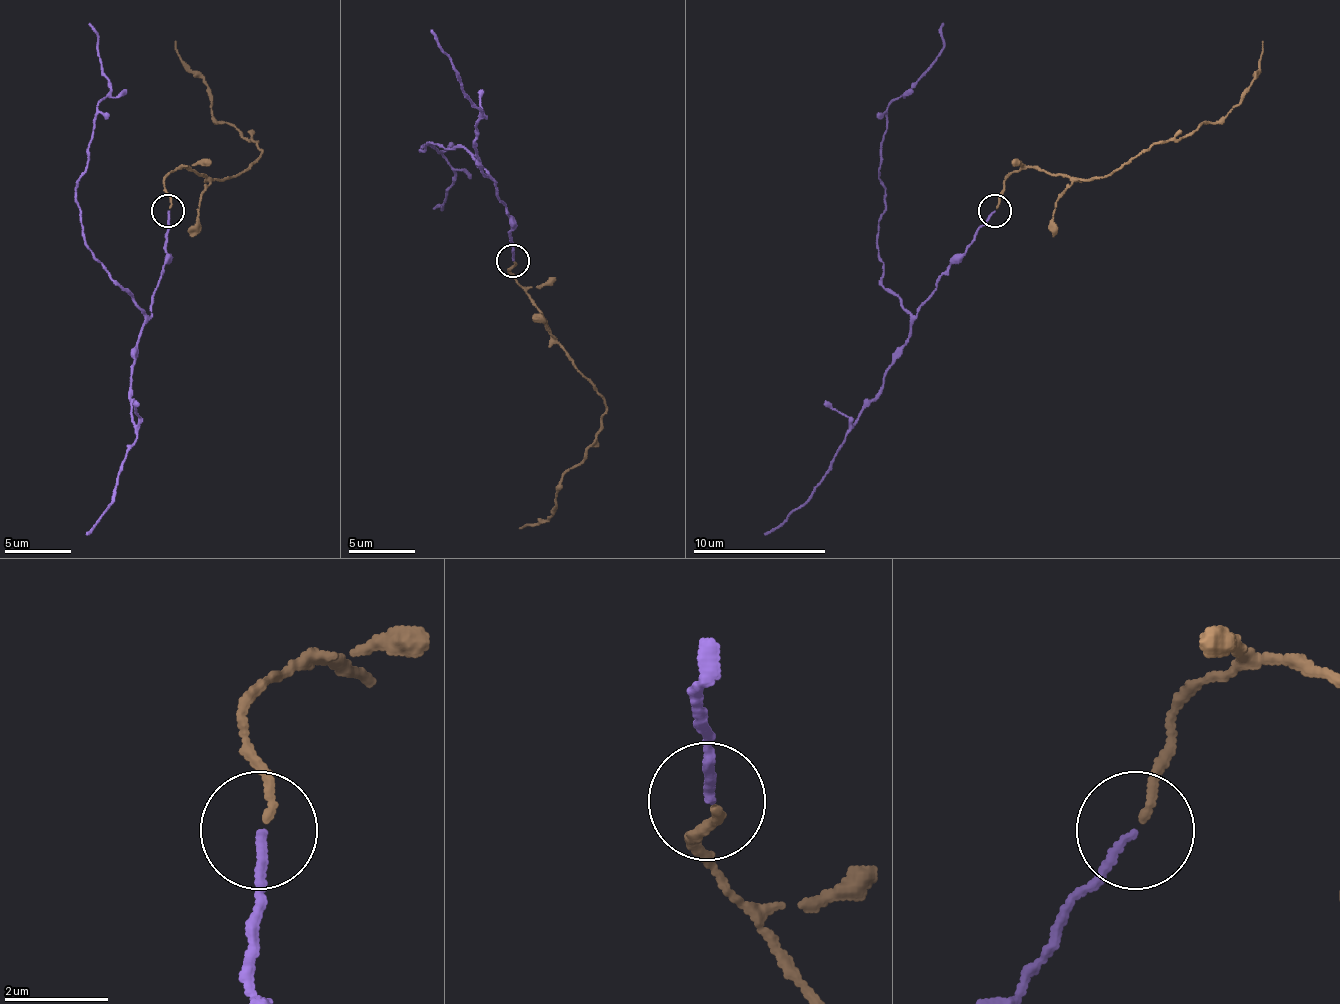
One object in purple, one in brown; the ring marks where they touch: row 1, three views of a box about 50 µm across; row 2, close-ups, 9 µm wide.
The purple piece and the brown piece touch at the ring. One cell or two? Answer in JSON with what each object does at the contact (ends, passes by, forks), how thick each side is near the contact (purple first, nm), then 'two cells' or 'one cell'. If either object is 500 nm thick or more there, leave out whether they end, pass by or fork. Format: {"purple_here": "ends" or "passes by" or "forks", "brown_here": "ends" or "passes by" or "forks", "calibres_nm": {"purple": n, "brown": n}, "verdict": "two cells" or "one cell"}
{"purple_here": "ends", "brown_here": "ends", "calibres_nm": {"purple": 150, "brown": 160}, "verdict": "one cell"}

